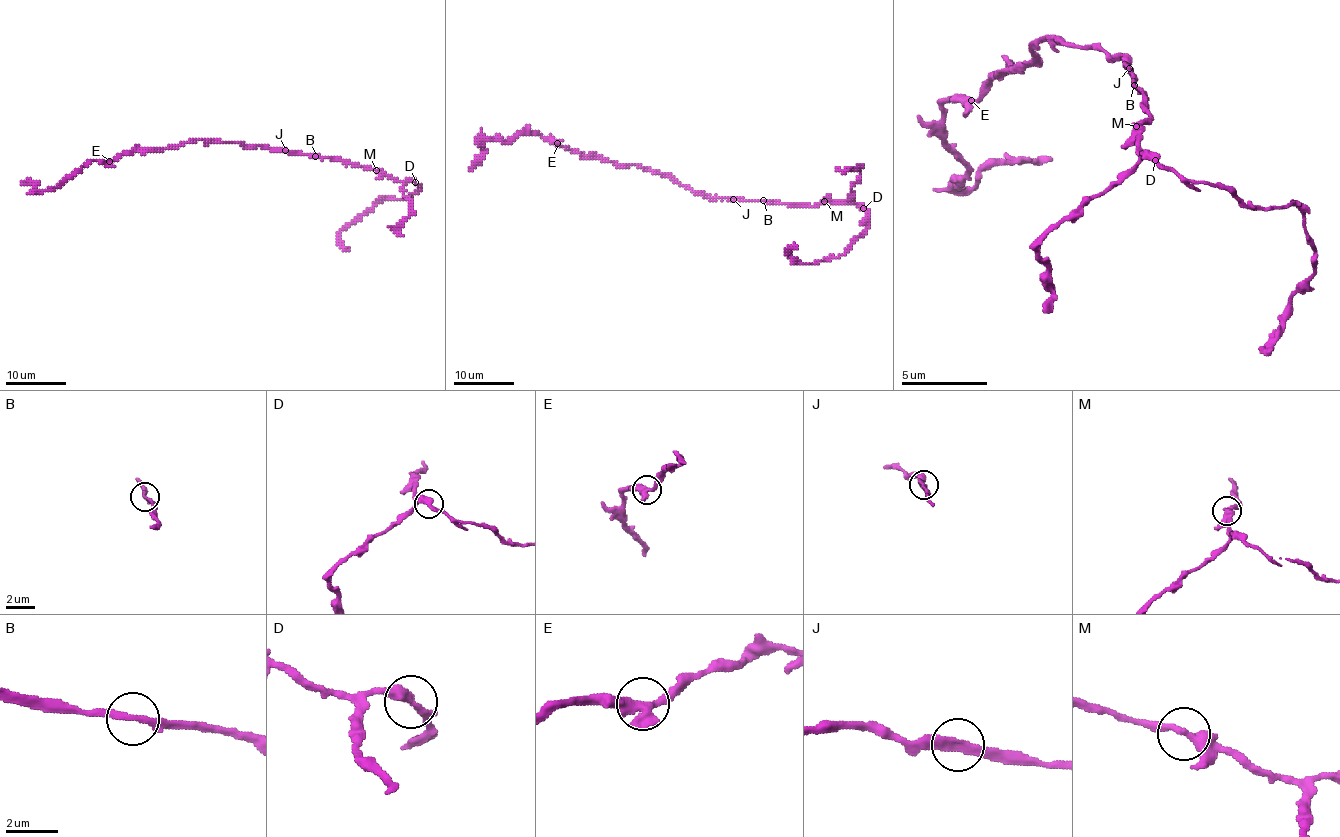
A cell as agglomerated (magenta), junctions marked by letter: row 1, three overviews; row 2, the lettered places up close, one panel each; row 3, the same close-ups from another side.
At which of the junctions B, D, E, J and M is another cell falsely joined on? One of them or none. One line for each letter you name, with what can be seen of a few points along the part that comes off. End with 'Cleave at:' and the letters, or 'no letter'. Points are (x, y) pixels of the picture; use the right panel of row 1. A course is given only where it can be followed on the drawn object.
Cleave at: no letter

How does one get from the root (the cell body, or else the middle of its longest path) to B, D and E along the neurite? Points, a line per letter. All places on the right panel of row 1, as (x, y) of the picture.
B: (1128, 65), (1132, 74), (1132, 86)
D: (1128, 65), (1132, 82), (1141, 91), (1141, 104), (1150, 112), (1141, 125), (1141, 155), (1150, 155), (1154, 159)
E: (1128, 65), (1124, 57), (1111, 57), (1103, 48), (1047, 39), (1021, 69), (1008, 65), (970, 99)

